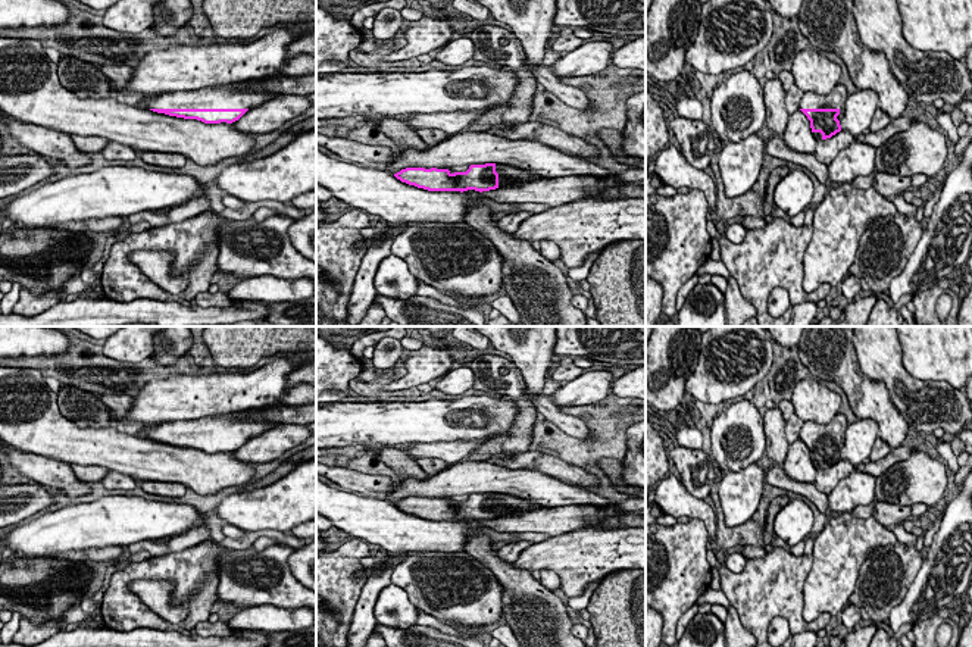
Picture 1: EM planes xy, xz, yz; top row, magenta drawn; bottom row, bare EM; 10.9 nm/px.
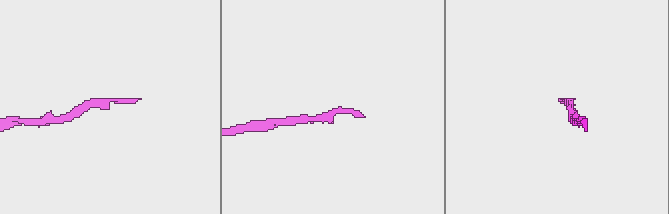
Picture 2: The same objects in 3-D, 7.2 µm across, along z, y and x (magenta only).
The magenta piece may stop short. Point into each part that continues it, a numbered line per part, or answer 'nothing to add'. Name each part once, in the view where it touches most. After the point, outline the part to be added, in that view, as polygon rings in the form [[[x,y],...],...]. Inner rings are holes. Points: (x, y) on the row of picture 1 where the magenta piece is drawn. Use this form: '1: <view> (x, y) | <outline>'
1: xy (227, 96) | [[[212,85],[194,91],[172,91],[147,100],[144,109],[253,109],[278,94],[241,87]]]

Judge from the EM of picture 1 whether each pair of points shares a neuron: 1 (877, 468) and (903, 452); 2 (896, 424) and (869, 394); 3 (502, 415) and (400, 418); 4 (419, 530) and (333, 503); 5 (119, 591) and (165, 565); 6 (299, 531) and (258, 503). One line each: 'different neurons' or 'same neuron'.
1: same neuron
2: same neuron
3: same neuron
4: same neuron
5: same neuron
6: different neurons

